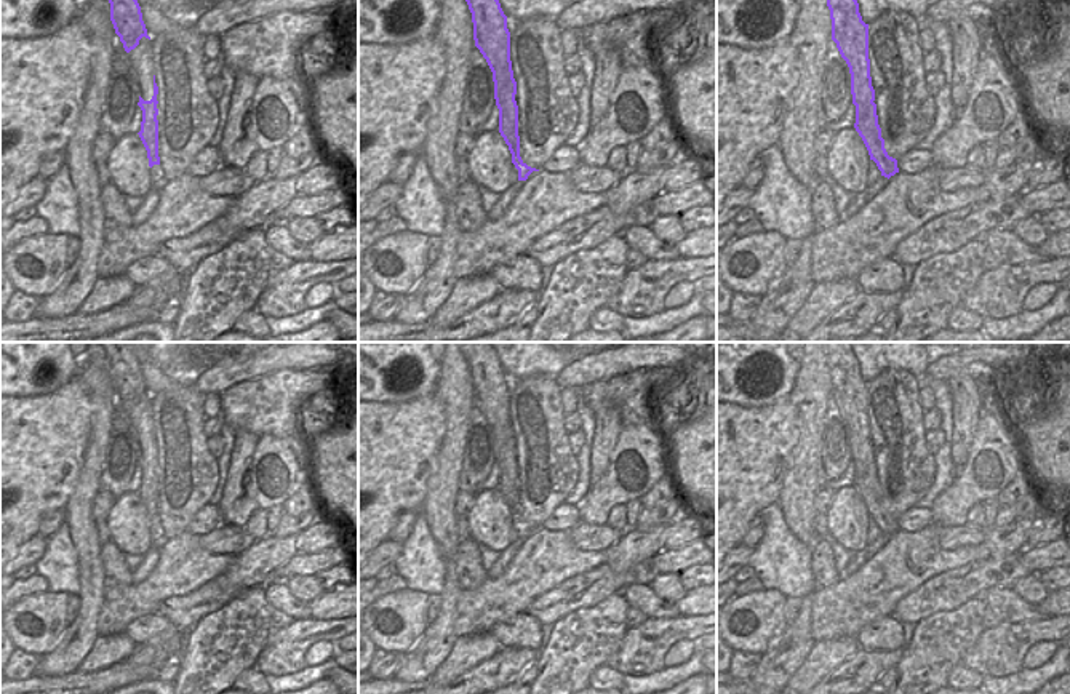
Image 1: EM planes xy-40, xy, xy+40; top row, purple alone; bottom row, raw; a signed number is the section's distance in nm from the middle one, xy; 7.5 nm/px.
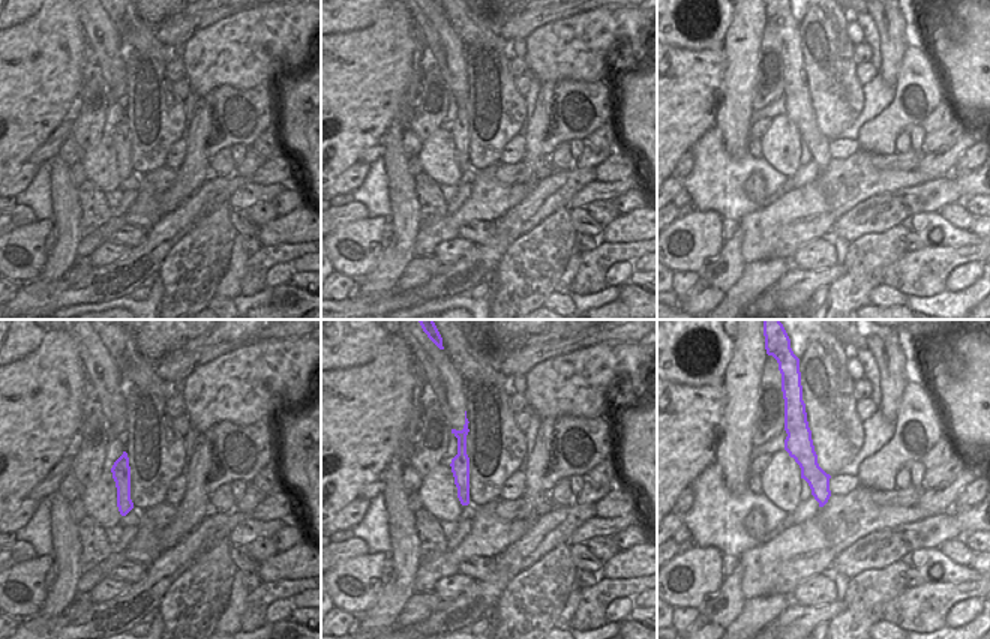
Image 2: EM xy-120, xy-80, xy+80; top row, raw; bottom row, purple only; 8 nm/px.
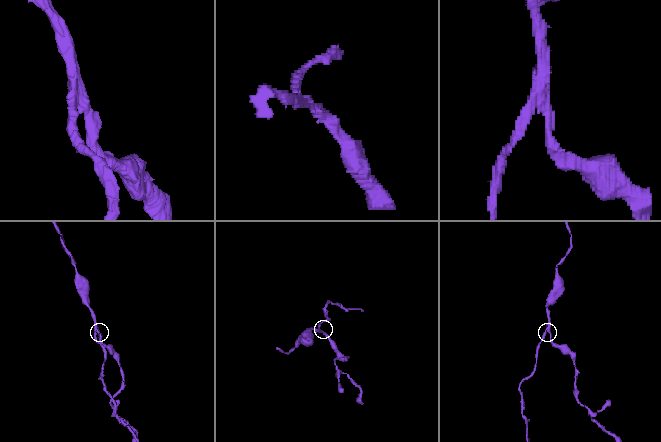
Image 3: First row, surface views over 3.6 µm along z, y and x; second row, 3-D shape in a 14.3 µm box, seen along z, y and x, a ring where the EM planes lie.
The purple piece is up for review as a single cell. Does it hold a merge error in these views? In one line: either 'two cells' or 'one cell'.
two cells

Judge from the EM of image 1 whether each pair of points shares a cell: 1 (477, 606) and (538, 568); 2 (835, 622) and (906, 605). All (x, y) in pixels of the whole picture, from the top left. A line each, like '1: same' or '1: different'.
1: same
2: different

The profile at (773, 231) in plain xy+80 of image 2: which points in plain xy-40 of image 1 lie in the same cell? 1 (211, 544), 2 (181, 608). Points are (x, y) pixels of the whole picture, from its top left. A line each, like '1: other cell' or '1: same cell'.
1: other cell
2: other cell

